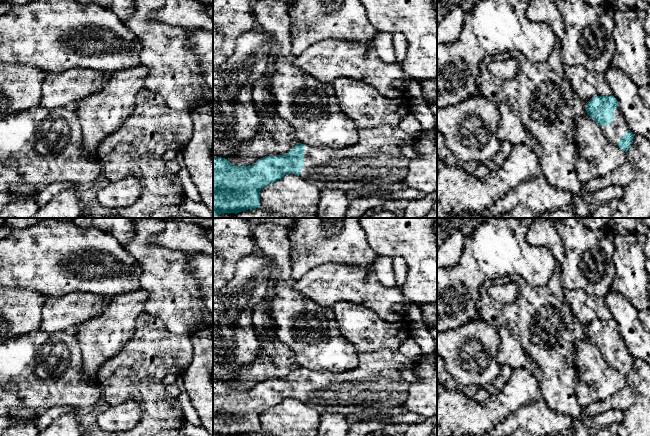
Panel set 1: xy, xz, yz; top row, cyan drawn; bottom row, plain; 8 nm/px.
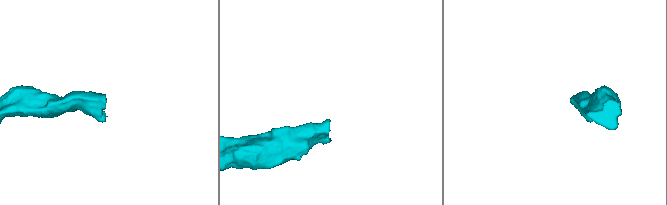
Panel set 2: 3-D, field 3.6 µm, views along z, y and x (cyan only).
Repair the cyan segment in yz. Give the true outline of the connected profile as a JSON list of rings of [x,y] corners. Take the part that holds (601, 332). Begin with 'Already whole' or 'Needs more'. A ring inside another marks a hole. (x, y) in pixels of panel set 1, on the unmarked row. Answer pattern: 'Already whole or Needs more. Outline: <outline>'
Needs more. Outline: [[[594,320],[586,330],[587,338],[602,351],[611,368],[627,375],[631,370],[634,358],[629,354],[620,336],[617,323],[611,320]]]

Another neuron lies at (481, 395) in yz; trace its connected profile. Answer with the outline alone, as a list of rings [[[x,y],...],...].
[[[480,387],[477,388],[474,397],[477,402],[484,402],[488,398],[488,396],[489,396],[488,392],[484,388]]]

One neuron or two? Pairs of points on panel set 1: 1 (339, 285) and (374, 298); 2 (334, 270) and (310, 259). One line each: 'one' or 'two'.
1: one
2: two

